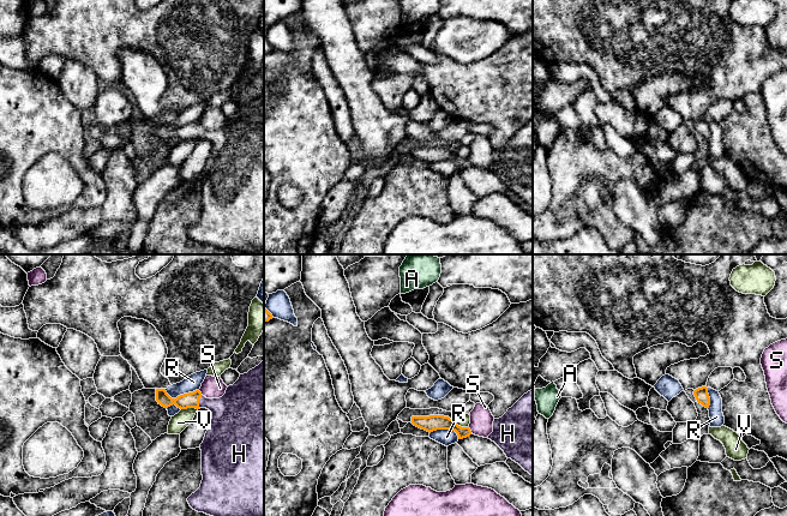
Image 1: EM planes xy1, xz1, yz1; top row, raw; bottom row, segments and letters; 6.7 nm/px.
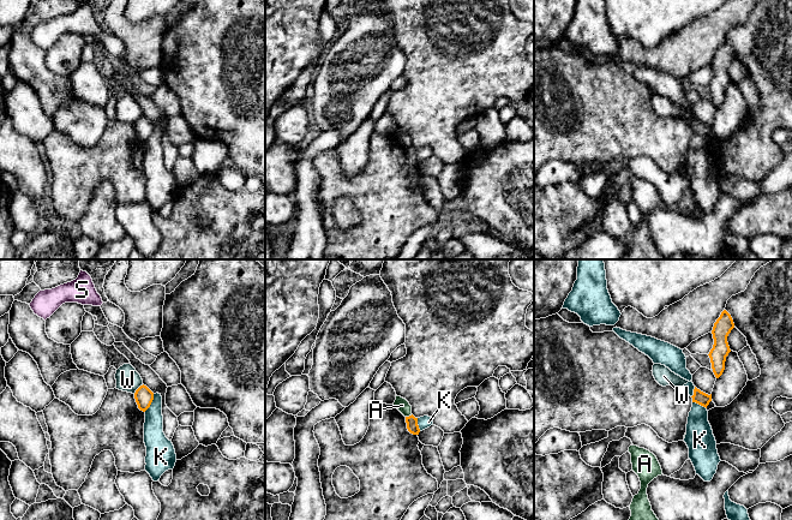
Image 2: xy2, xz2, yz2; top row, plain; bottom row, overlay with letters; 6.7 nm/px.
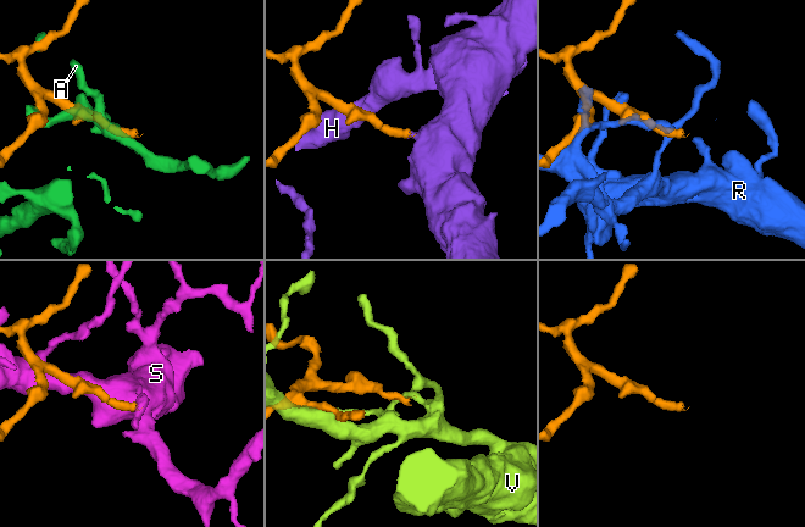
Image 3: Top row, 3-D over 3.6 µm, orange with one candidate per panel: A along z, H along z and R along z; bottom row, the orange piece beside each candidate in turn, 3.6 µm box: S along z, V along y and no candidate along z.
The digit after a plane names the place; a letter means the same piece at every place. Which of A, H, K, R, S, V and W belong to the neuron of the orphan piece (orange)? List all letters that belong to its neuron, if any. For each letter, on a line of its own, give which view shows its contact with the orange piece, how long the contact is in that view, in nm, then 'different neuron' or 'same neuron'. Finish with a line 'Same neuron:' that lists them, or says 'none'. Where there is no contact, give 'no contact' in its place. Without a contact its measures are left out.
A: contact in xz2; length 50 nm; different neuron
H: contact in xy1; length 100 nm; same neuron
K: contact in xy2; length 140 nm; different neuron
R: contact in xy1; length 240 nm; different neuron
S: contact in xy1; length 50 nm; different neuron
V: contact in xy1; length 110 nm; different neuron
W: contact in xy2; length 90 nm; different neuron
Same neuron: H

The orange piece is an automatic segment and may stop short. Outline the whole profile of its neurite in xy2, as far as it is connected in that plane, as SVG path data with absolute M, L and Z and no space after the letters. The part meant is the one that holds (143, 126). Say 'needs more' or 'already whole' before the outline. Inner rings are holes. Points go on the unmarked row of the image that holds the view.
already whole; M143 115L136 121L134 130L138 136L138 139L145 143L154 131L154 124L146 116Z

